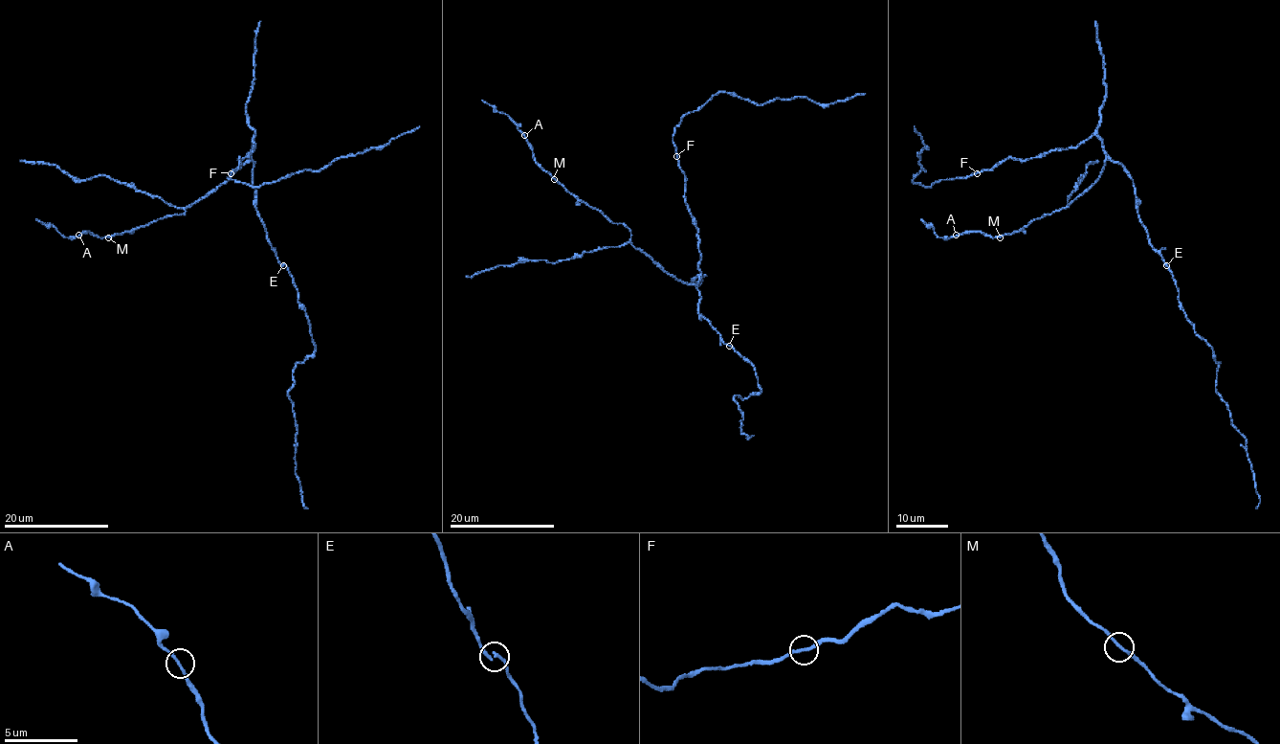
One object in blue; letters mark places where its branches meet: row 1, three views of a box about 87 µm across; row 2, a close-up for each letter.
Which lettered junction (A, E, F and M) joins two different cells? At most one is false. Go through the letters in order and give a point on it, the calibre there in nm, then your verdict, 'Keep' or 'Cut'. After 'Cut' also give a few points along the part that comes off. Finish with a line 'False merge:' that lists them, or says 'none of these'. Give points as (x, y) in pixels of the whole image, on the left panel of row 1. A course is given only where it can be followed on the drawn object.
A: Place: (78, 235). Thickness 200 nm. Keep
E: Place: (283, 265). Thickness 200 nm. Keep
F: Place: (231, 173). Thickness 200 nm. Keep
M: Place: (108, 237). Thickness 200 nm. Keep
False merge: none of these

